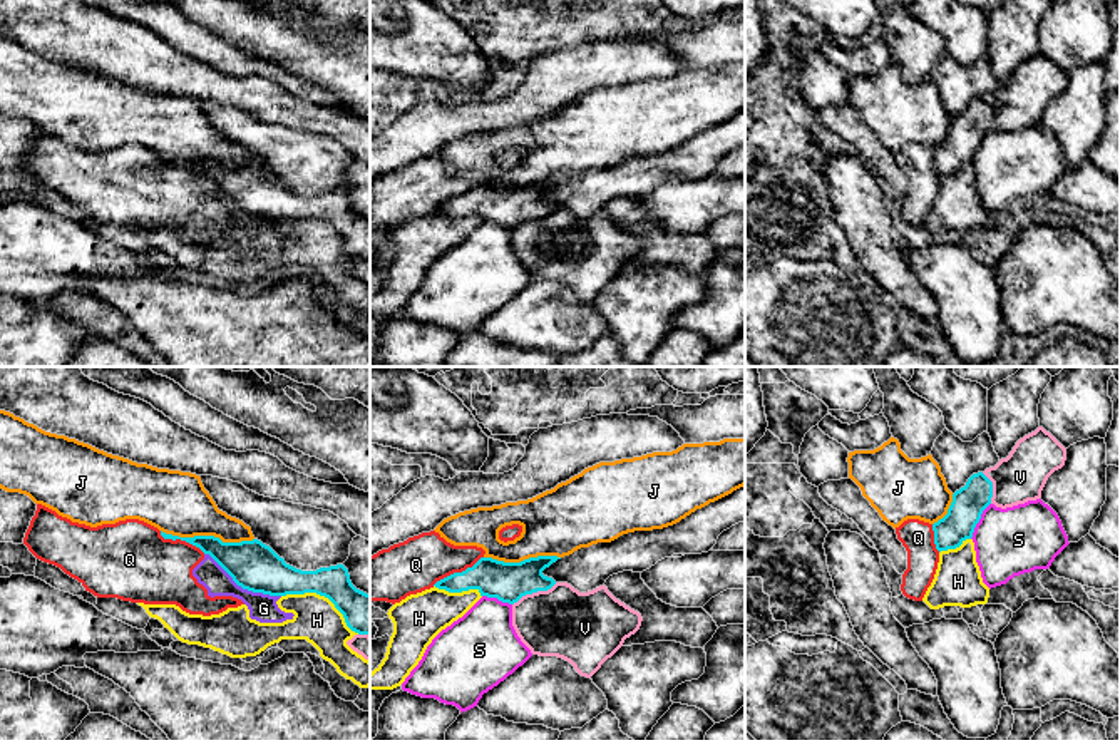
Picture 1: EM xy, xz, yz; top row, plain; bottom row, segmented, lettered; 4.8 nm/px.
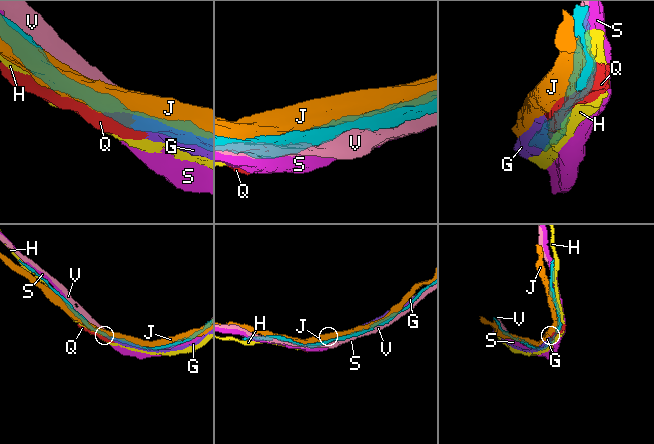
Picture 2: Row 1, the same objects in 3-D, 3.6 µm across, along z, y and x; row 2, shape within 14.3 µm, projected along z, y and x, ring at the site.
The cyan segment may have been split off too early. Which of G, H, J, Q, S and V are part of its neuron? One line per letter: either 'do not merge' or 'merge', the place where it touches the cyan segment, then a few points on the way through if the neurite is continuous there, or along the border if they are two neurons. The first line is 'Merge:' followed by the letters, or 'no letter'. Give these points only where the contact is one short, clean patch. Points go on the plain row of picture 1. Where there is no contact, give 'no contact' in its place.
Merge: no letter
G: do not merge; meets cyan in xy at (243, 213)
H: do not merge; meets cyan in xy at (323, 220)
J: do not merge; meets cyan in xy at (208, 161)
Q: do not merge; meets cyan in xz at (457, 198)
S: do not merge; meets cyan in yz at (978, 146)
V: do not merge; meets cyan in xz at (534, 216)

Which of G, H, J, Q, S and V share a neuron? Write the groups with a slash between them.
G Q / H / J / S / V

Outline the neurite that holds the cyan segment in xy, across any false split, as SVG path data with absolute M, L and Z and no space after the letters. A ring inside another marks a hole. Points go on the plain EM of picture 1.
M161 156L164 164L181 164L209 179L243 214L270 221L316 218L343 239L347 251L370 261L370 219L357 214L343 189L301 196L285 188L258 164L223 167L214 161L179 162Z

